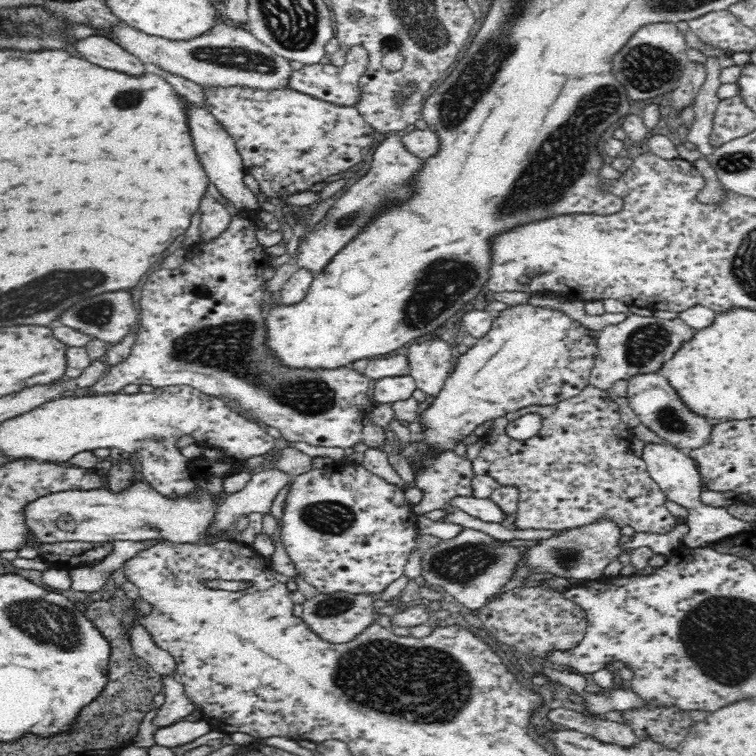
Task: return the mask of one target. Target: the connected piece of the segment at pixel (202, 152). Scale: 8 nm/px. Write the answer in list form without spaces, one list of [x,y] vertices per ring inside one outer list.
[[[176,93],[176,97],[184,103],[184,108],[188,108],[186,112],[188,112],[190,134],[192,134],[196,152],[200,156],[200,162],[210,176],[210,182],[214,182],[214,186],[216,186],[220,195],[231,201],[237,209],[259,209],[261,202],[256,199],[256,195],[250,191],[249,186],[243,181],[247,172],[241,160],[241,155],[235,146],[235,141],[226,133],[226,129],[220,125],[218,119],[206,107],[196,106],[181,94]]]

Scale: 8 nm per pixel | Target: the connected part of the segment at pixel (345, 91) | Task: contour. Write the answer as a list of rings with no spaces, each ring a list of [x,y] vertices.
[[[358,45],[350,46],[345,49],[344,66],[332,66],[328,61],[304,65],[300,70],[291,70],[288,84],[294,90],[302,91],[320,100],[328,100],[340,106],[355,106],[358,102],[358,78],[366,70],[367,64],[367,50]]]

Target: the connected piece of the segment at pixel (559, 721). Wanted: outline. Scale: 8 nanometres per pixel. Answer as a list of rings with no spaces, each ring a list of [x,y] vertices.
[[[563,707],[548,711],[547,718],[555,723],[557,727],[577,730],[596,738],[603,744],[614,744],[622,748],[630,748],[640,742],[636,733],[624,723],[608,719],[597,719],[589,714],[585,715]]]

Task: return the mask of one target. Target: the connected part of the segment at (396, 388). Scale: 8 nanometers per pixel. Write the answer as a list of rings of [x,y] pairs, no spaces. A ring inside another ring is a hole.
[[[412,375],[384,376],[374,382],[374,398],[376,404],[392,404],[406,400],[417,389]]]

